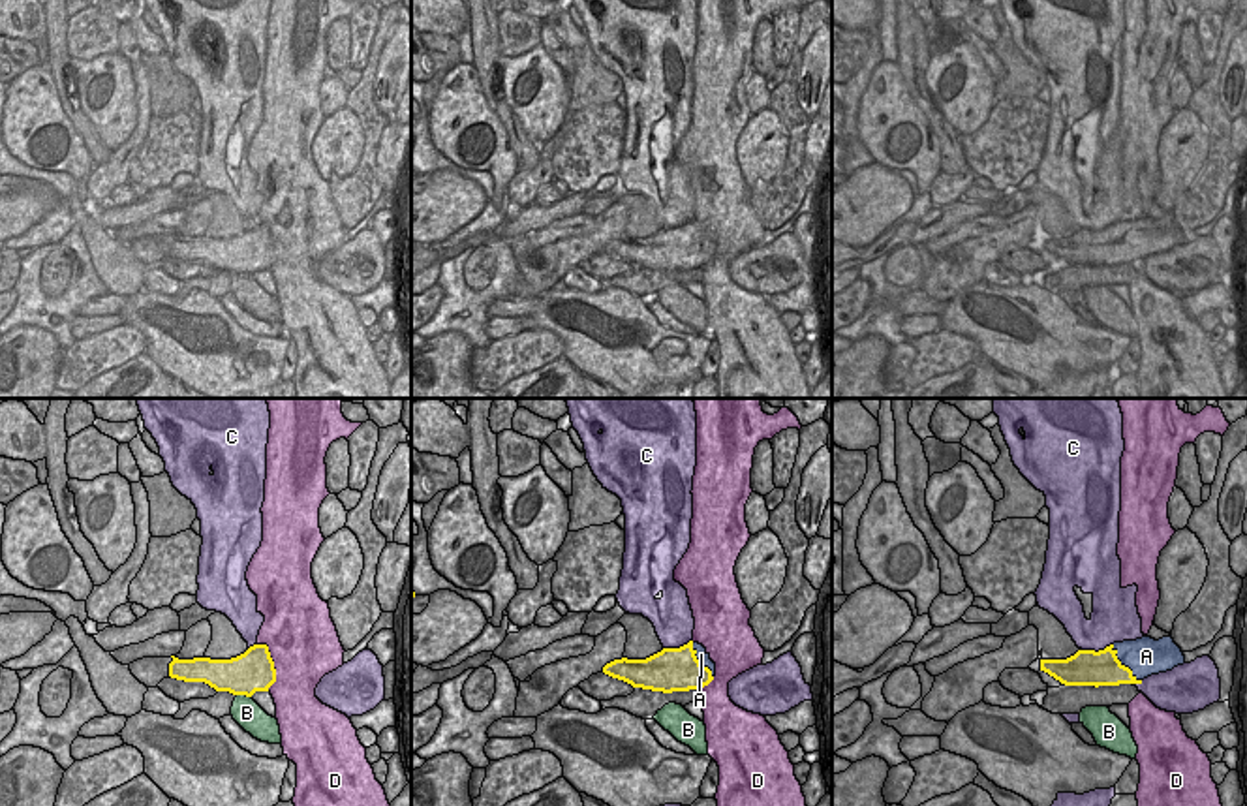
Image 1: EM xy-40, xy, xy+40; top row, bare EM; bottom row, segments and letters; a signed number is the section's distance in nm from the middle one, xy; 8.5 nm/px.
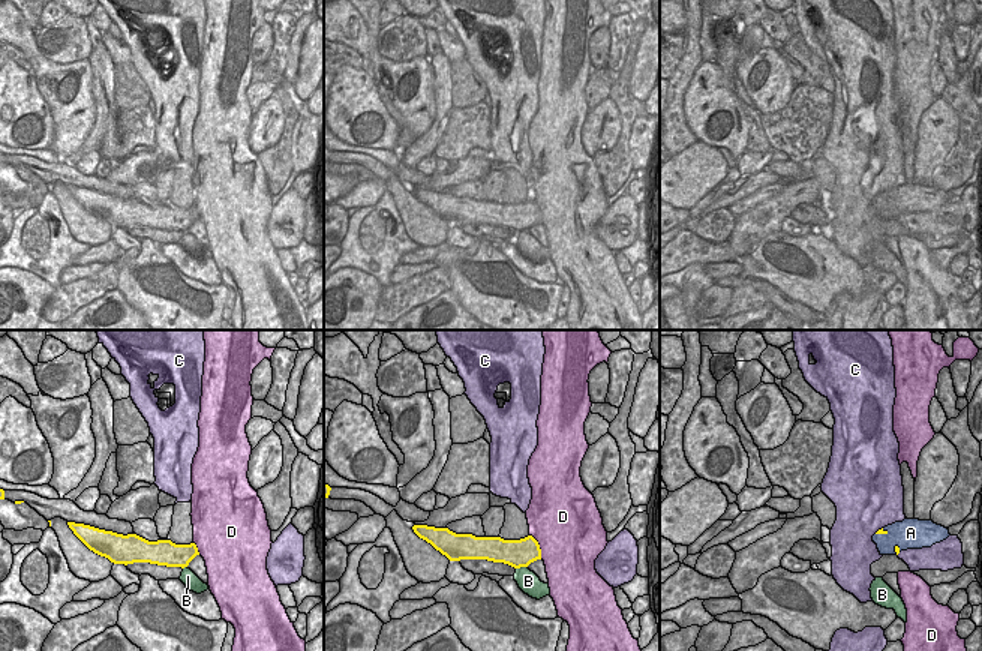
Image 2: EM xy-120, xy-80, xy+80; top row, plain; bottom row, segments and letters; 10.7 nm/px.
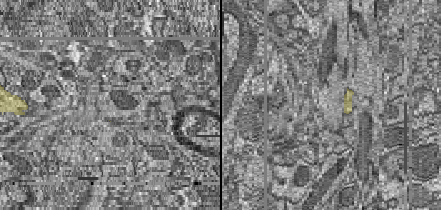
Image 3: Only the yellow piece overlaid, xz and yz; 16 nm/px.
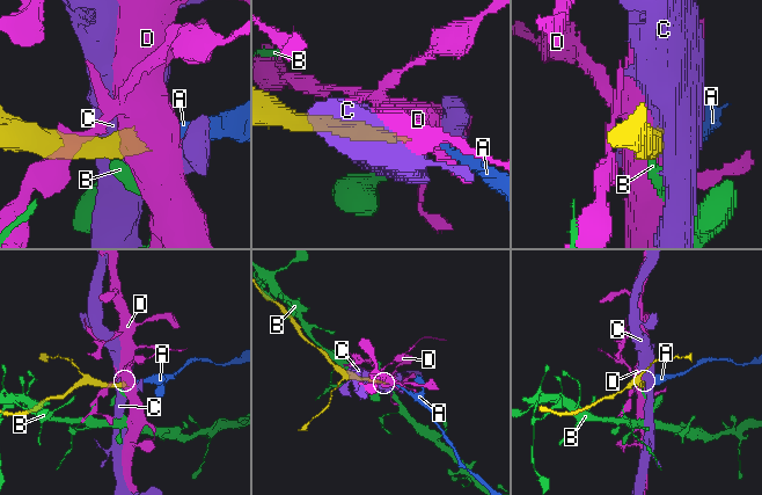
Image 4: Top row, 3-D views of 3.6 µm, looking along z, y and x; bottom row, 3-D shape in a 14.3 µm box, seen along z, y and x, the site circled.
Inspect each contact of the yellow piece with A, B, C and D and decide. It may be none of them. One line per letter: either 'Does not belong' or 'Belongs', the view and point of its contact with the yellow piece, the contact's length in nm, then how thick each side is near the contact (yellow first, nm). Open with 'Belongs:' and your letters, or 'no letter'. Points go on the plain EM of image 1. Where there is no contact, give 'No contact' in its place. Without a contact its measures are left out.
Belongs: A
A: Belongs. Touches yellow at xy+40 (1123, 245). Shared border 400 nm. Thickness 300 nm (yellow) against 320 nm
B: Does not belong. Touches yellow at xy-40 (245, 273). Shared border 130 nm. Thickness 360 nm (yellow) against 240 nm
C: Does not belong. Touches yellow at xy+40 (1099, 230). Shared border 280 nm. Thickness 320 nm (yellow) against 340 nm
D: Does not belong. Touches yellow at xy-40 (273, 243). Shared border 440 nm. Thickness 360 nm (yellow) against 480 nm.

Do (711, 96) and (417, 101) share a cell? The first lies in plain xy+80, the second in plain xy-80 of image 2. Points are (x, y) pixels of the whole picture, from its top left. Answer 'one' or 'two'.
two

